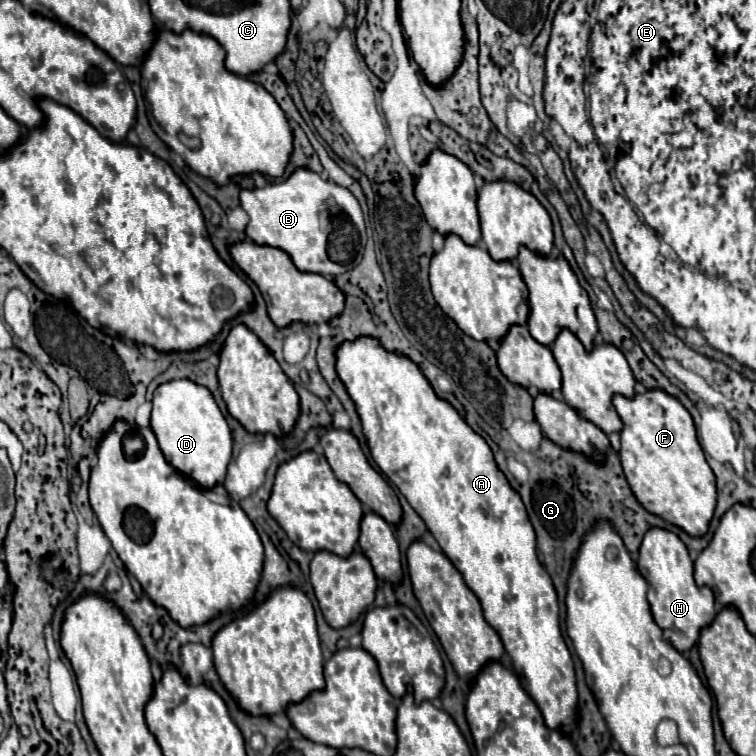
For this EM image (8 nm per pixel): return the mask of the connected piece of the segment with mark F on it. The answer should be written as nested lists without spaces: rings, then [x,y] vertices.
[[[648,390],[634,398],[616,394],[612,404],[624,422],[620,460],[636,500],[650,514],[682,528],[692,538],[704,536],[716,508],[716,478],[698,444],[688,410],[662,390]]]

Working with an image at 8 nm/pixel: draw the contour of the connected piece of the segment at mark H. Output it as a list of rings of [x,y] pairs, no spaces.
[[[652,528],[648,530],[648,534],[642,540],[642,546],[639,548],[638,554],[638,572],[644,576],[644,580],[648,582],[648,602],[650,602],[650,612],[654,616],[654,622],[662,628],[664,640],[670,642],[678,652],[688,652],[700,636],[700,630],[706,628],[712,618],[716,616],[716,602],[714,602],[714,594],[710,588],[698,588],[694,582],[694,568],[692,568],[692,560],[688,556],[688,550],[684,546],[684,542],[668,530],[662,528]]]

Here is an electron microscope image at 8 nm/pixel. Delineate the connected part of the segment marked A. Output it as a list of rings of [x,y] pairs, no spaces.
[[[376,338],[344,342],[336,352],[336,370],[356,404],[374,462],[426,522],[442,552],[480,600],[486,622],[502,638],[514,674],[540,708],[546,726],[570,734],[576,728],[578,718],[578,692],[574,664],[560,632],[558,596],[548,572],[538,562],[536,534],[526,508],[518,492],[510,488],[506,476],[498,470],[492,450],[446,400],[440,400],[434,394],[432,386],[412,360],[388,352]]]

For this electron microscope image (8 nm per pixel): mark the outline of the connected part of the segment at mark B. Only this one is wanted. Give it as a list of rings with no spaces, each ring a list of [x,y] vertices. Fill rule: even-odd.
[[[298,168],[286,182],[242,190],[240,204],[250,216],[246,236],[254,244],[284,250],[300,272],[336,278],[356,268],[362,260],[366,224],[358,200],[350,190],[324,180],[312,170]]]

